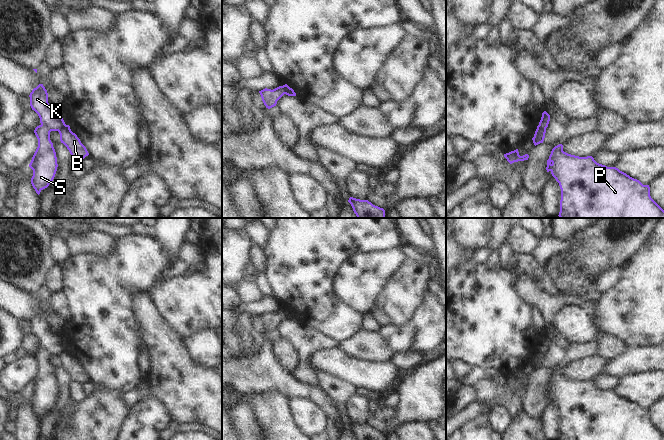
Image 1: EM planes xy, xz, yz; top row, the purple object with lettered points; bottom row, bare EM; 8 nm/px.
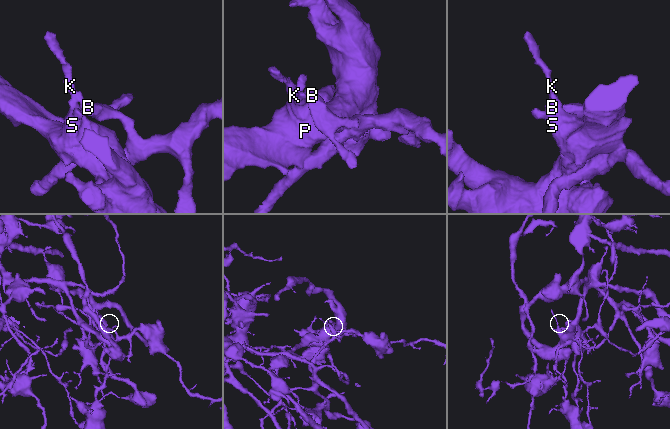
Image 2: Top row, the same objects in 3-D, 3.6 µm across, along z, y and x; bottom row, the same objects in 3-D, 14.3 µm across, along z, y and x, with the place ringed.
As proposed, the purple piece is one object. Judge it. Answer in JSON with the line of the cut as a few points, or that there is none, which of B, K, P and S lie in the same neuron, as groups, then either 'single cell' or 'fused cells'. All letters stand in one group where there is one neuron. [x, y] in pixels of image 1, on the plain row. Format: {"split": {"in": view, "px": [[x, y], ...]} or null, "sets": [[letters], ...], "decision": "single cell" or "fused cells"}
{"split": {"in": "xy", "px": [[65, 348], [57, 354]]}, "sets": [["B"], ["K", "P", "S"]], "decision": "fused cells"}

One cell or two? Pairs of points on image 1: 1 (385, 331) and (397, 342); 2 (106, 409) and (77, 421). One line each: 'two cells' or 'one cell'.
1: one cell
2: one cell

